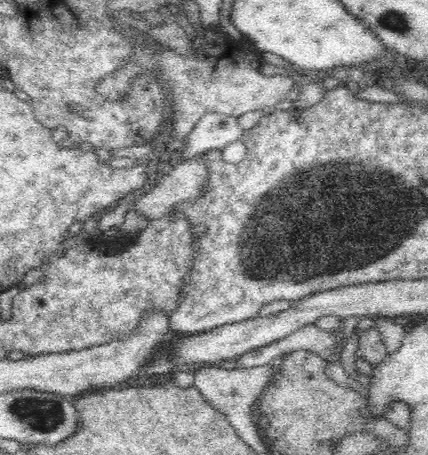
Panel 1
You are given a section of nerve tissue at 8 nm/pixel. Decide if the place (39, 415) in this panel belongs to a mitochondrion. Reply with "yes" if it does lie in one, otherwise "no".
yes

